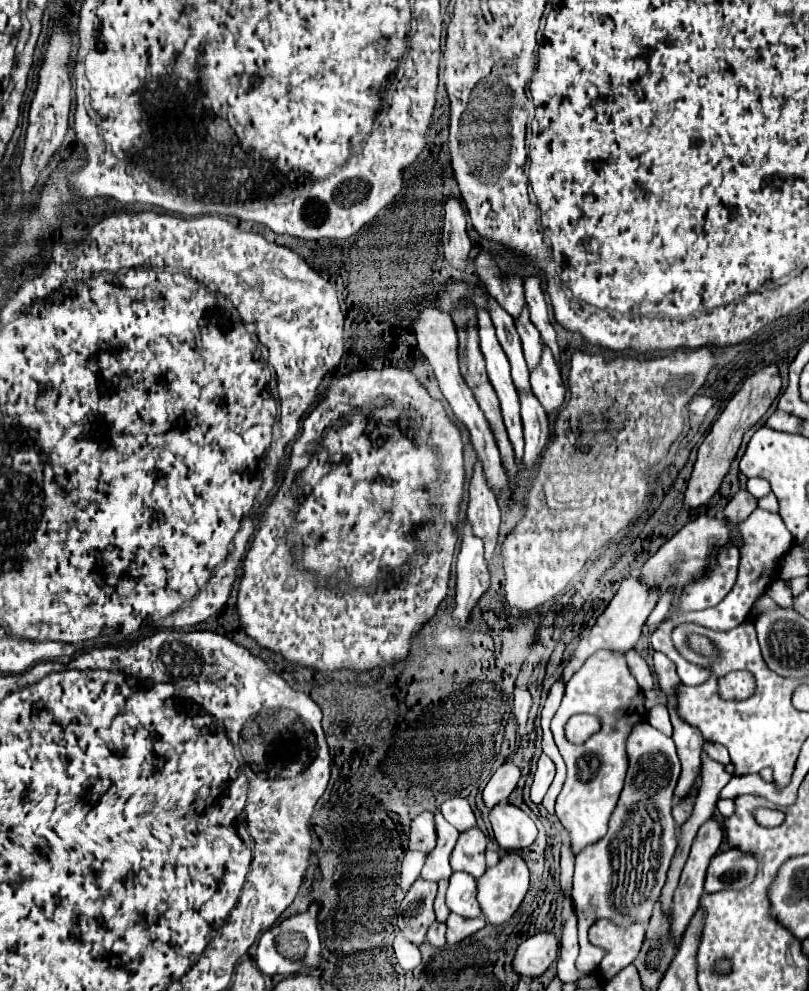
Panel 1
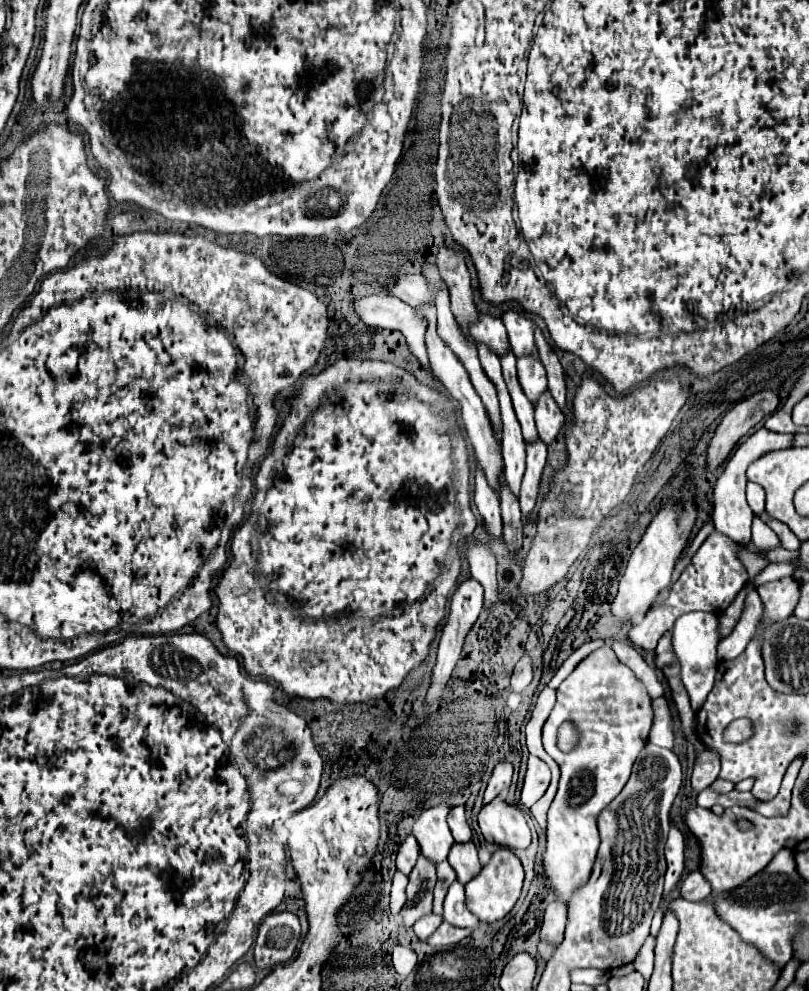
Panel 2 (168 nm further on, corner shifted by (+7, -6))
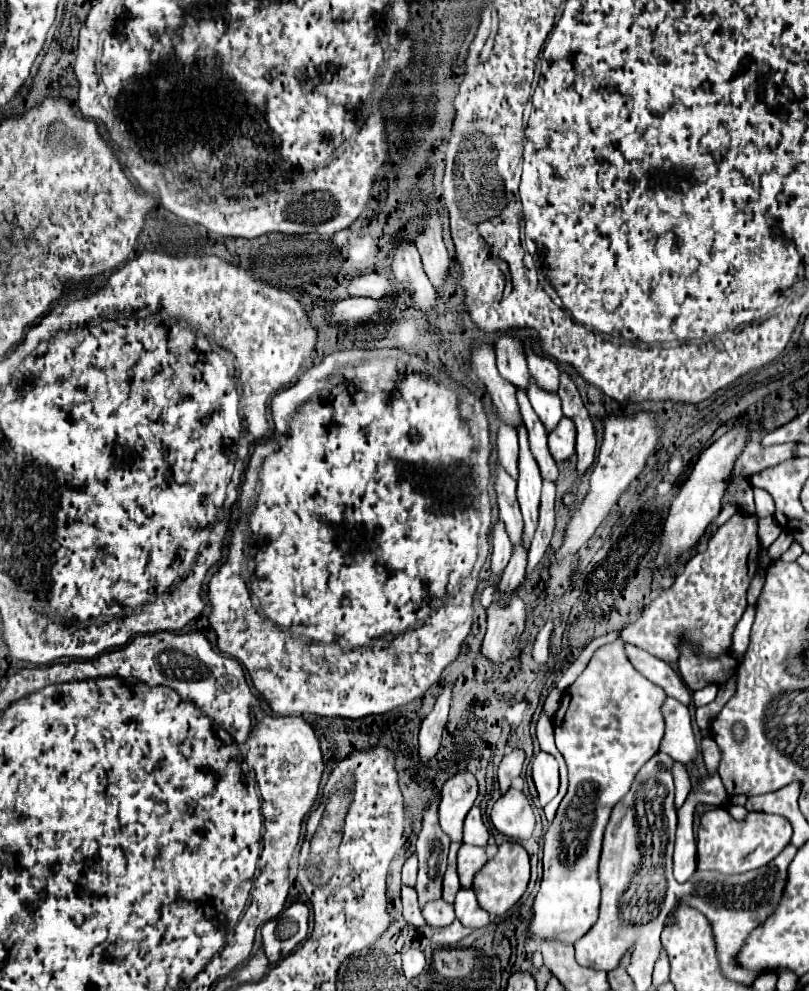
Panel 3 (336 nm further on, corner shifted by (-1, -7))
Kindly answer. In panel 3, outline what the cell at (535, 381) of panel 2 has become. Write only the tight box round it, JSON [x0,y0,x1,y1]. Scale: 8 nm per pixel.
[528,377,562,431]

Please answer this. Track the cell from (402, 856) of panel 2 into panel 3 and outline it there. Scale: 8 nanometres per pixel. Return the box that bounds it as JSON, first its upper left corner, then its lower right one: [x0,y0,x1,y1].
[402,855,418,887]

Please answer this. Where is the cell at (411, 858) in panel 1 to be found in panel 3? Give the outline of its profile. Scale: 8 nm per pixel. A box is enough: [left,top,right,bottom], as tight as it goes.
[402,885,424,927]

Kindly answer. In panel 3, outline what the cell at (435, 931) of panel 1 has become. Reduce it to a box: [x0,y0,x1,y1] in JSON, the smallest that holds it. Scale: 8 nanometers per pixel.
[422,899,454,927]

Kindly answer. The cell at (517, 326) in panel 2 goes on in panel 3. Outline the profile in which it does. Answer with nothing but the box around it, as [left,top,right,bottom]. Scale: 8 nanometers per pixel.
[524,339,558,391]

